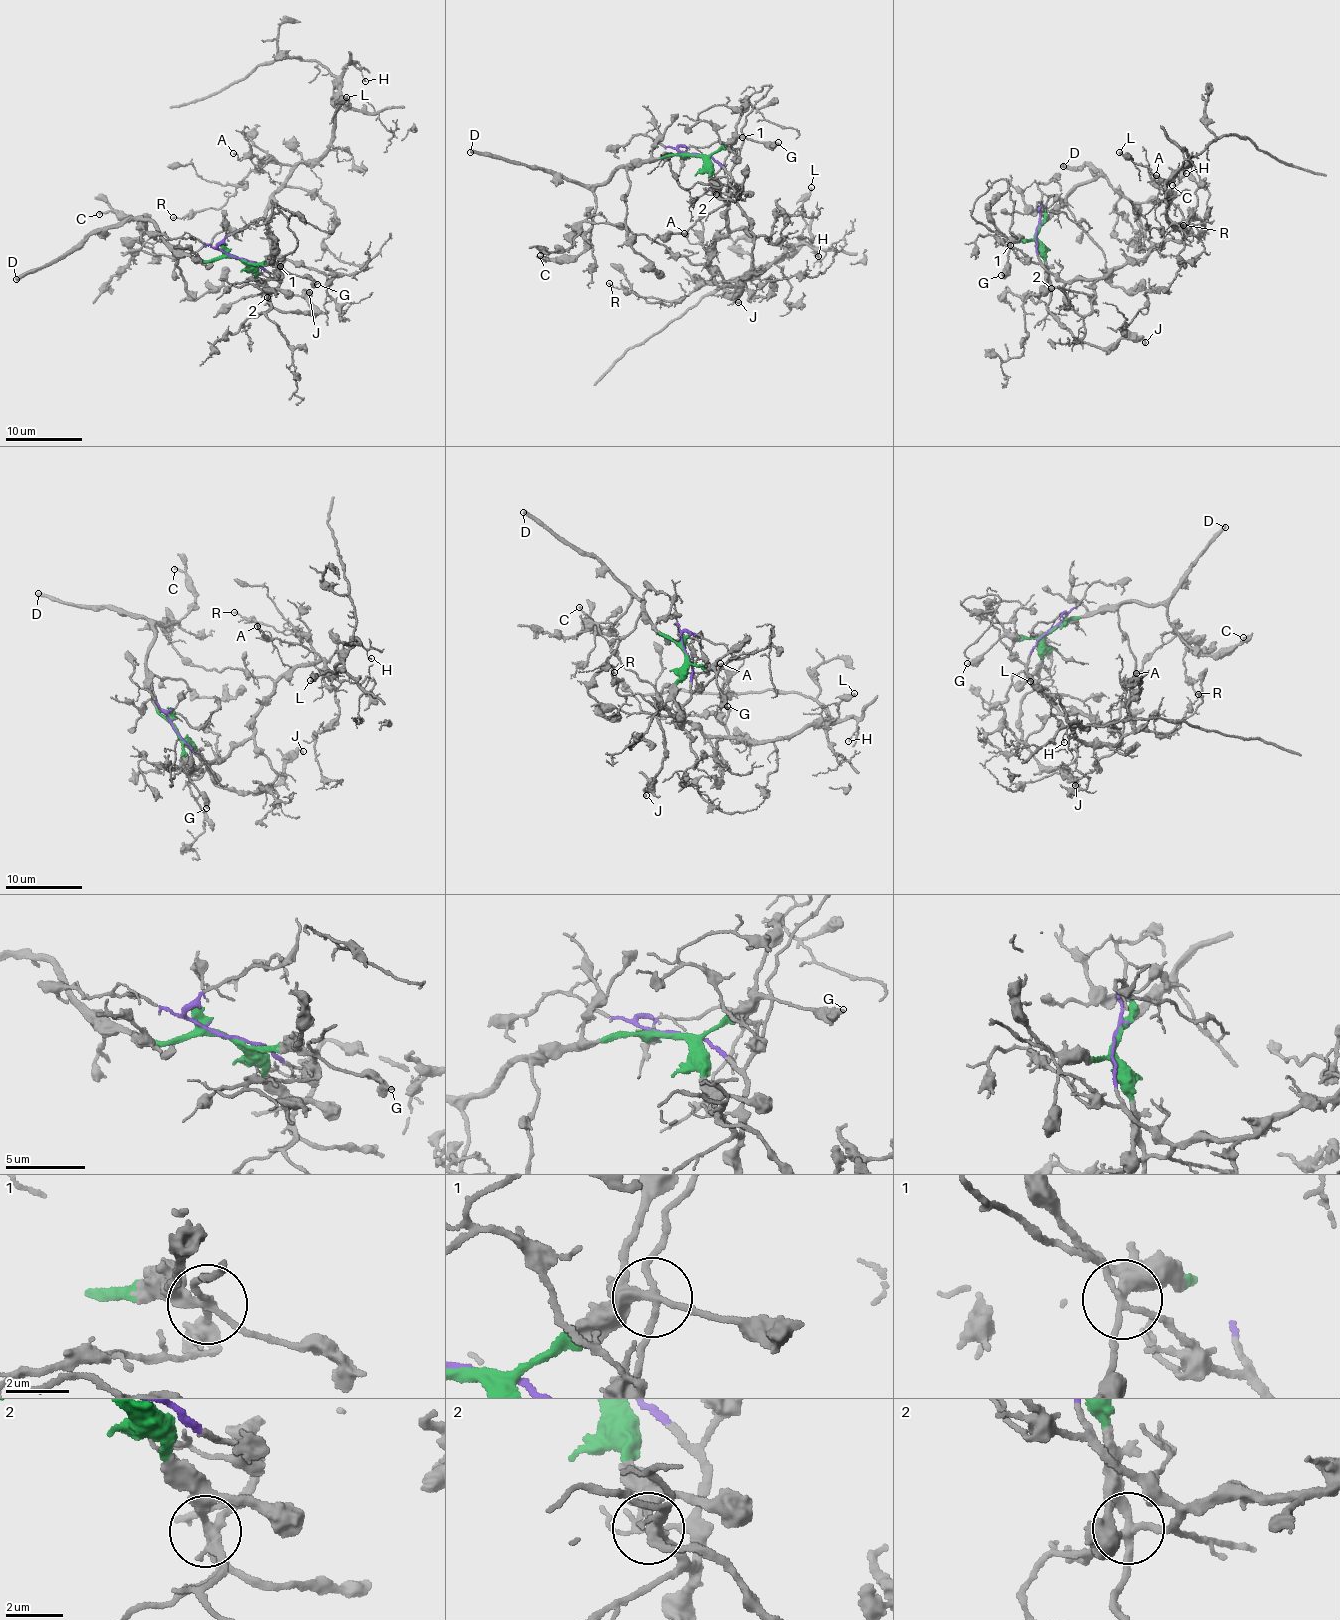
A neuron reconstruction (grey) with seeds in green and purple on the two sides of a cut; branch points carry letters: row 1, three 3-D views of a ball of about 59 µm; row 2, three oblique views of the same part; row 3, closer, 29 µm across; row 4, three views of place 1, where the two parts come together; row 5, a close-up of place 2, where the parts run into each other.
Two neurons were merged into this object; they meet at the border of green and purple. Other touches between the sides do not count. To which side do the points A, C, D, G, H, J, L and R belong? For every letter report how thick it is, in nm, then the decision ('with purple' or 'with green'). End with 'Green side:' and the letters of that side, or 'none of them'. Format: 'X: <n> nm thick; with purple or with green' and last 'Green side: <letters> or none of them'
A: 120 nm thick; with purple
C: 160 nm thick; with green
D: 360 nm thick; with green
G: 320 nm thick; with green
H: 100 nm thick; with purple
J: 200 nm thick; with green
L: 200 nm thick; with purple
R: 130 nm thick; with purple
Green side: C, D, G, J

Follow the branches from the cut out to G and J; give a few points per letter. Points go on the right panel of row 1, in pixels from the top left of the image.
G: (1037, 229), (1033, 240), (1010, 244), (1001, 275)
J: (1037, 229), (1051, 284), (1048, 308), (1066, 328), (1079, 339), (1098, 347), (1114, 347), (1123, 339), (1146, 343)

